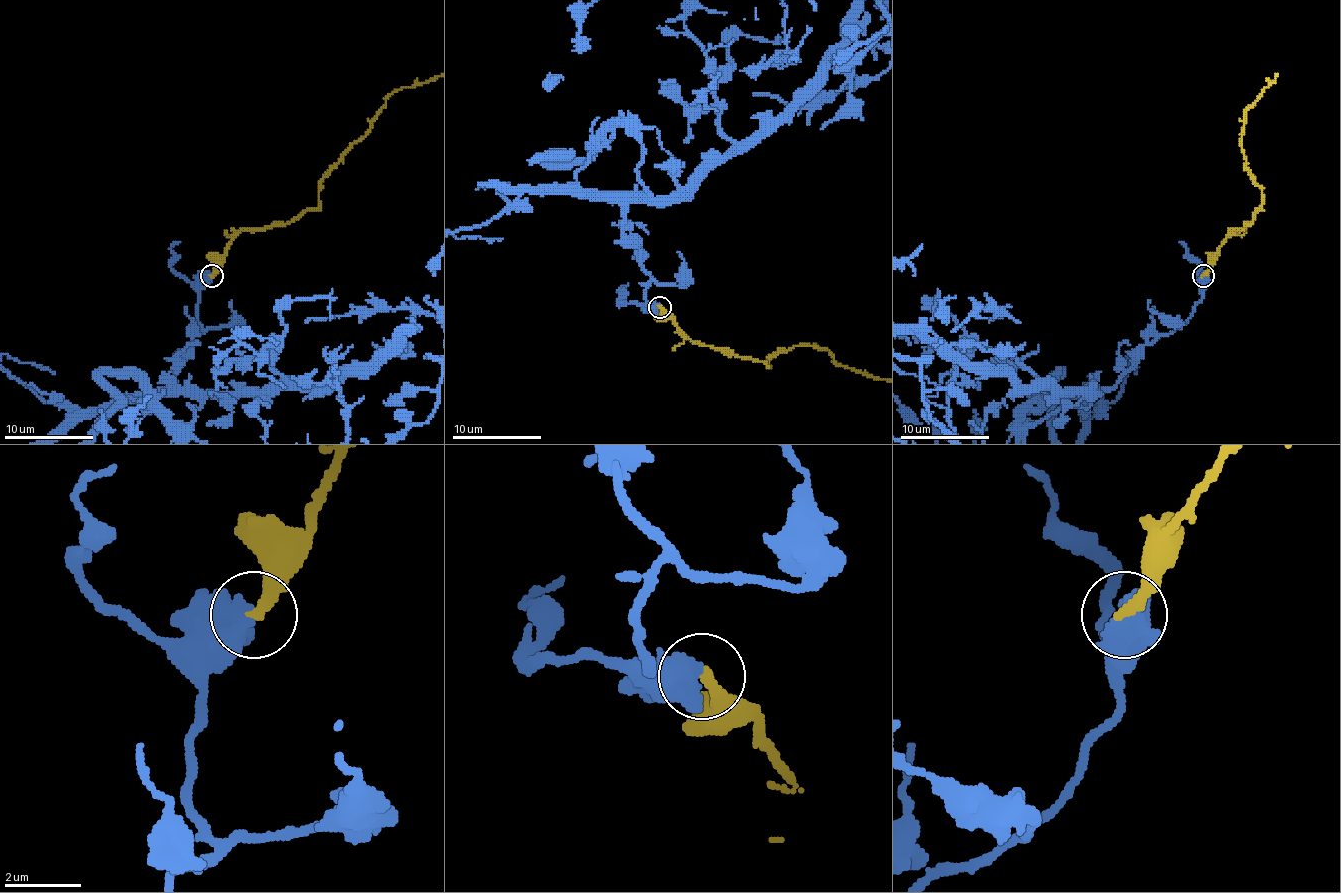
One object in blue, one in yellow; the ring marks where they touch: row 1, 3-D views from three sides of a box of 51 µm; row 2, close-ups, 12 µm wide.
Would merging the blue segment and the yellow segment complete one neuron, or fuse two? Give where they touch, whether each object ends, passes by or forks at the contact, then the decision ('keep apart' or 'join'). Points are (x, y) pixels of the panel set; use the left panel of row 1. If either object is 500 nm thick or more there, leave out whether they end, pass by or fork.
place (212, 276); keep apart

